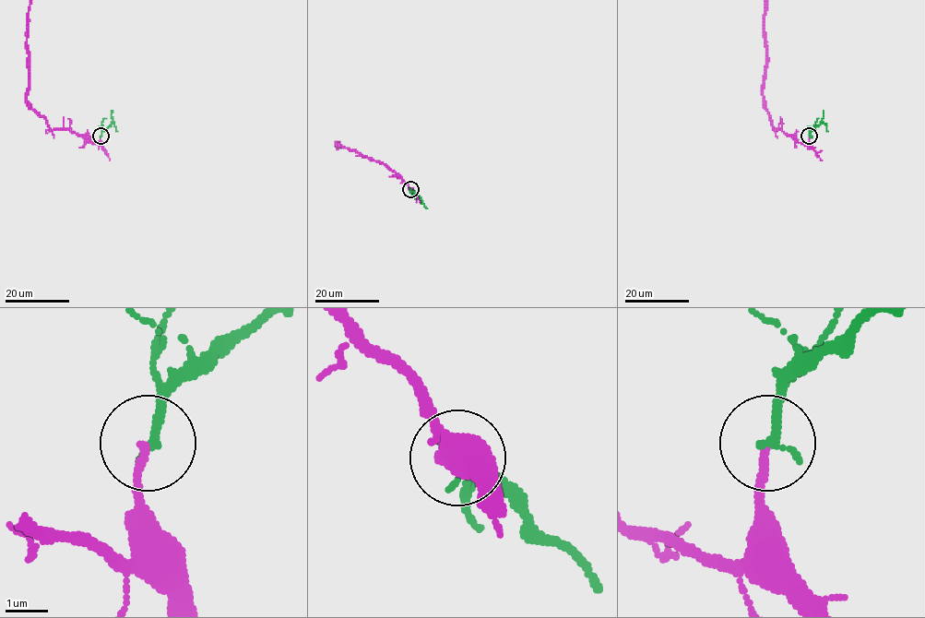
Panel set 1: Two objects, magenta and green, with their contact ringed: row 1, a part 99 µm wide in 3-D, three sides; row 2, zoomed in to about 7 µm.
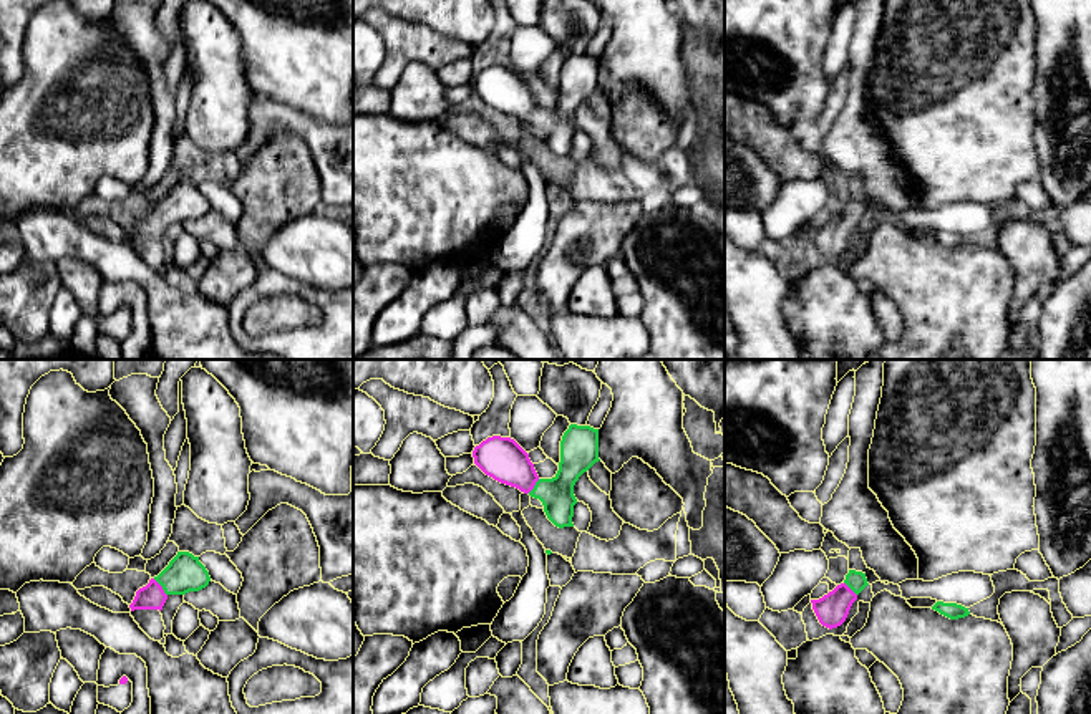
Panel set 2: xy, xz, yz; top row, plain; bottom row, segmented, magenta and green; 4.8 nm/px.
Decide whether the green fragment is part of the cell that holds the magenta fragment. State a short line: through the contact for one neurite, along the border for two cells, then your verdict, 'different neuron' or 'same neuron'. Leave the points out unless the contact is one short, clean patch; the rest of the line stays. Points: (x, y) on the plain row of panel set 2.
line xy (151, 226), (161, 216), (184, 202); same neuron

